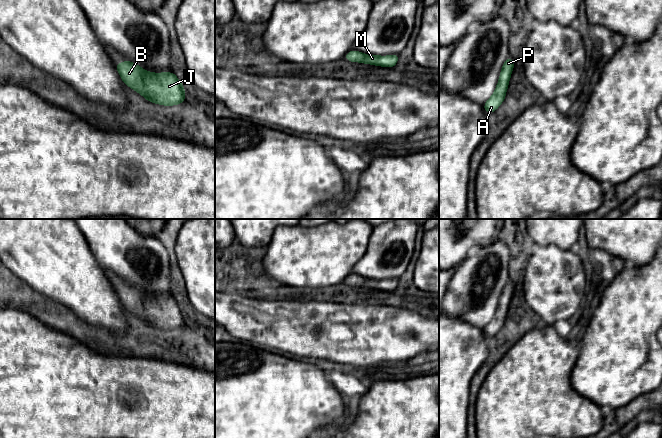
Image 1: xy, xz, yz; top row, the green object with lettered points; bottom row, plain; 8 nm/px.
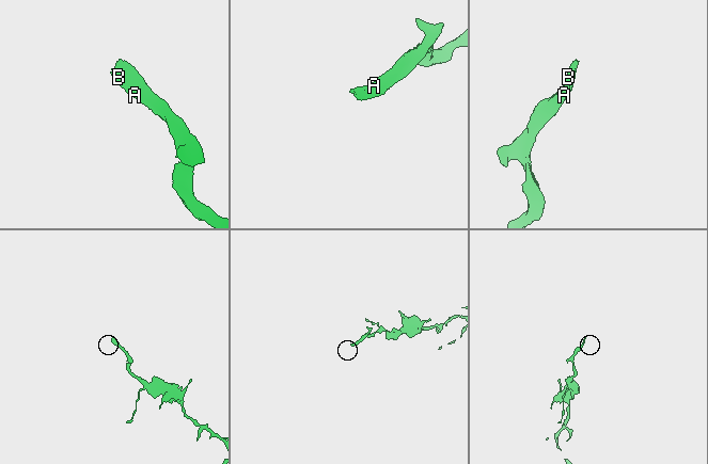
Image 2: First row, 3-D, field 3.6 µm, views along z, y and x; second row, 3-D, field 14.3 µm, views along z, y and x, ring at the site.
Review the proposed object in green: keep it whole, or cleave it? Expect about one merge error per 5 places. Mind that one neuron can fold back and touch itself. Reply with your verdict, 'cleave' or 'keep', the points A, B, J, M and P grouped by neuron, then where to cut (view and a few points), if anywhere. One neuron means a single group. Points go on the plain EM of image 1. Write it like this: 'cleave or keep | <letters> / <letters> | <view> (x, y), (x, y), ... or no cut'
keep | A B J M P | no cut

